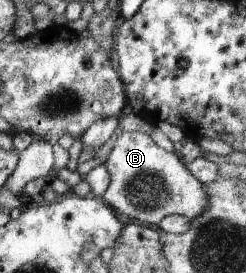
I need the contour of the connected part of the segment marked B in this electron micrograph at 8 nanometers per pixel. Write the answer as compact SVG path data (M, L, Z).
M123 132L118 136L115 144L108 147L109 158L105 166L111 178L110 185L104 195L101 197L105 204L108 204L113 210L122 212L124 216L150 224L158 225L162 218L169 215L179 215L192 221L197 218L208 205L207 195L203 185L188 171L187 166L182 163L176 152L167 152L159 148L148 134L140 132Z

